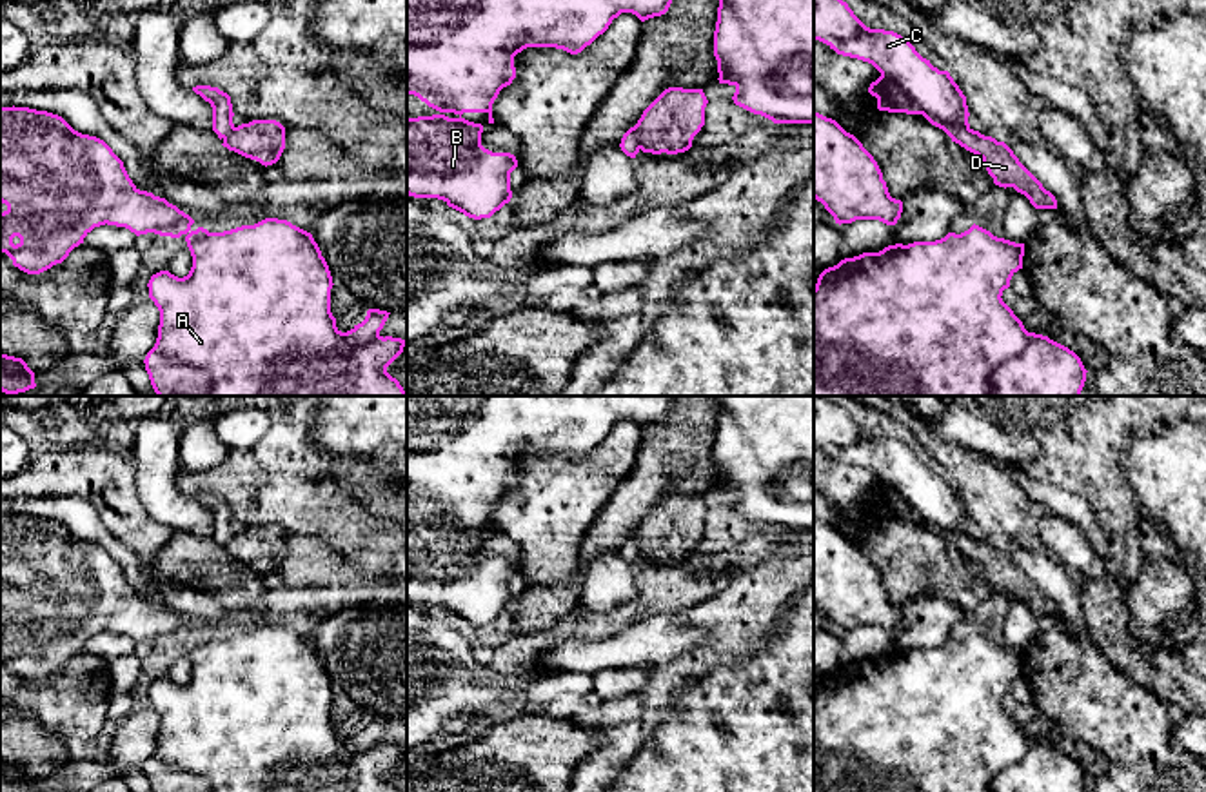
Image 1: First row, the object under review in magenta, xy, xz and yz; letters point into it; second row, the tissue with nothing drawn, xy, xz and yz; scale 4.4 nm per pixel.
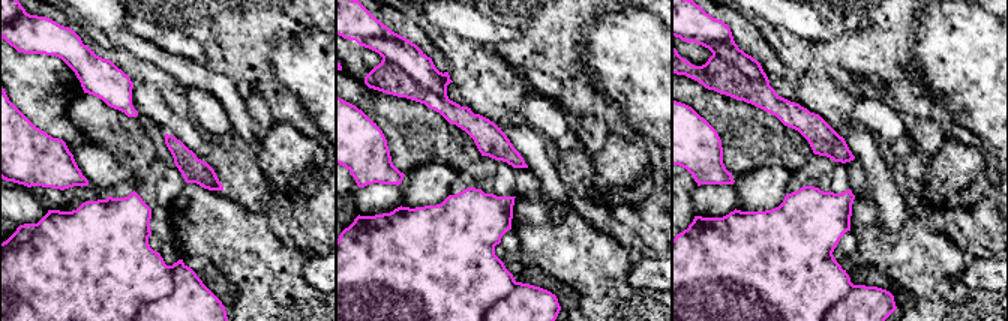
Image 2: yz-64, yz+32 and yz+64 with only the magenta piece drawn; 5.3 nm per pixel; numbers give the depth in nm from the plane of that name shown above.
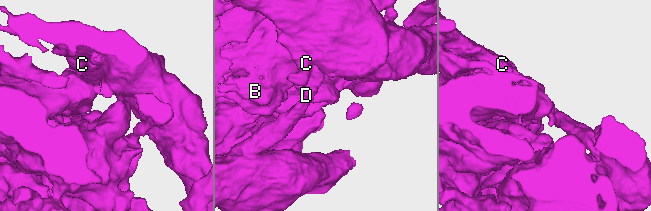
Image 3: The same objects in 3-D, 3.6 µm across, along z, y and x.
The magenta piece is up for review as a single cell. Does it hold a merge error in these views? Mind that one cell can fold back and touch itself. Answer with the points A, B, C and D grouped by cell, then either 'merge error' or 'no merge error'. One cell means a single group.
A B C / D | merge error

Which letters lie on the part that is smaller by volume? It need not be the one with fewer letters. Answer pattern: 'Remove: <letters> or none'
Remove: D

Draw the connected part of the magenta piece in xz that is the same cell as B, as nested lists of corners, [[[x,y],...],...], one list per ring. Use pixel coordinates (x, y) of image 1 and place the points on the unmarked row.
[[[407,396],[407,501],[418,503],[438,520],[432,523],[407,525],[407,601],[414,605],[438,605],[449,614],[469,625],[490,625],[505,610],[510,609],[510,579],[518,574],[518,567],[510,559],[492,559],[481,552],[483,532],[465,527],[463,520],[487,520],[489,530],[494,530],[492,510],[499,498],[516,485],[514,463],[527,454],[556,454],[570,461],[581,460],[599,441],[603,441],[614,425],[621,420],[632,420],[641,429],[661,423],[668,418],[676,396]]]

